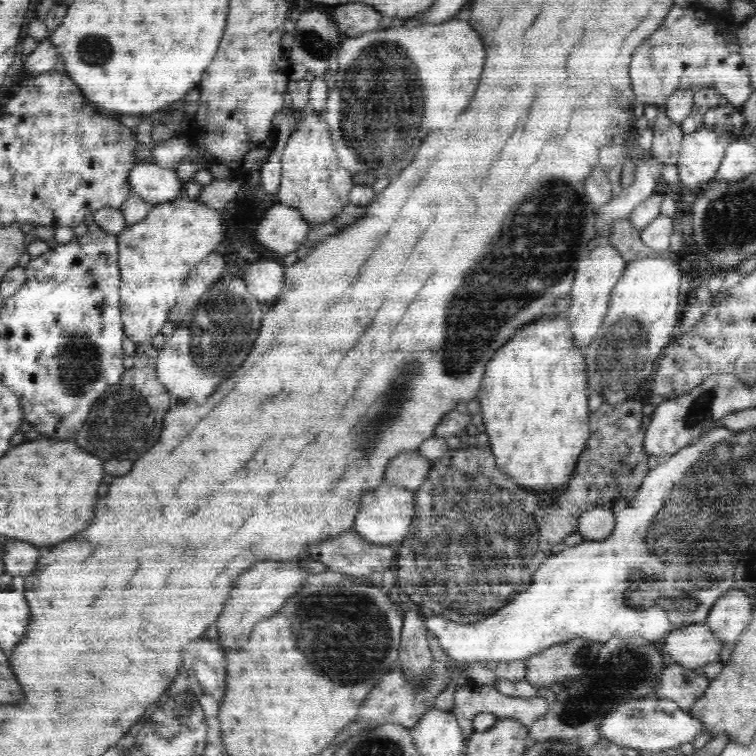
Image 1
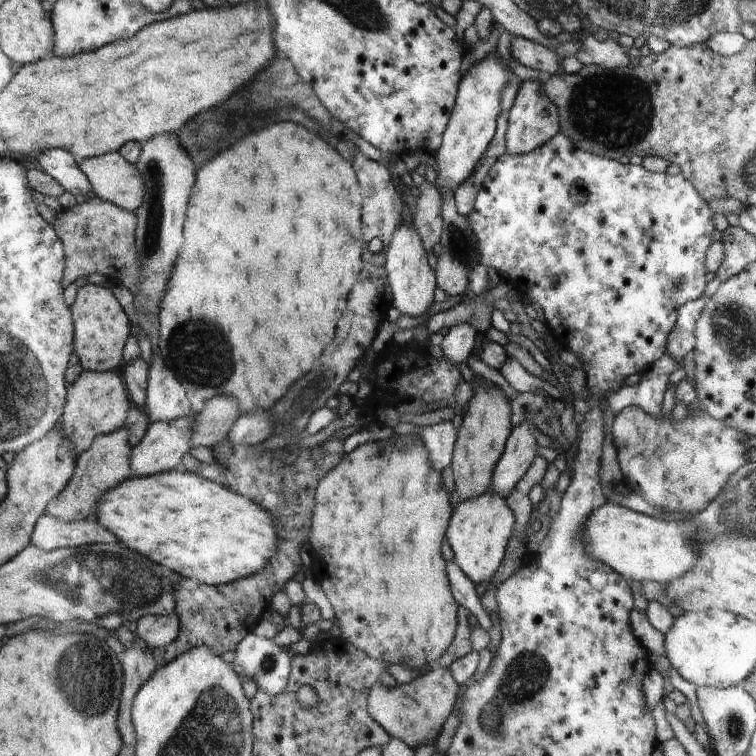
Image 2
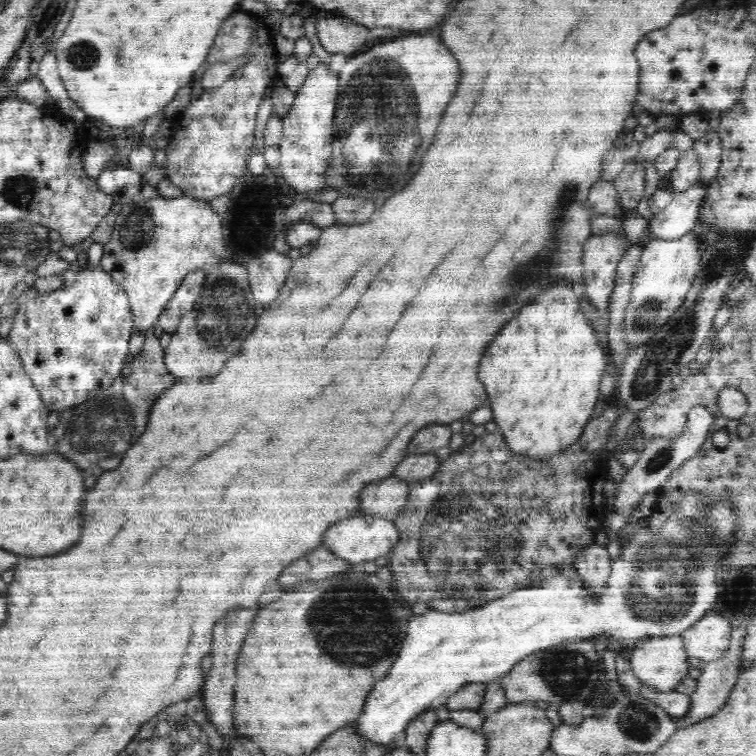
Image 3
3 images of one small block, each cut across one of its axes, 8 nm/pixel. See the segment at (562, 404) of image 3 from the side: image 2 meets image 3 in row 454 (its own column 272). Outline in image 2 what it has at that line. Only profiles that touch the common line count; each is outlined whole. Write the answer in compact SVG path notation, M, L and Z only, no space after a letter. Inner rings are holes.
M168 471L150 476L132 477L130 480L124 481L122 485L105 494L105 497L101 499L97 518L107 529L110 528L110 530L116 533L119 536L119 540L126 543L130 548L134 548L138 552L144 552L146 556L154 558L154 562L164 564L164 566L176 570L182 576L196 578L196 581L205 582L209 585L218 586L246 579L251 574L264 569L268 565L270 557L274 556L277 552L277 531L273 525L273 516L267 510L264 510L249 498L243 497L226 488L221 482L217 483L213 480L205 479L202 475L192 471Z

